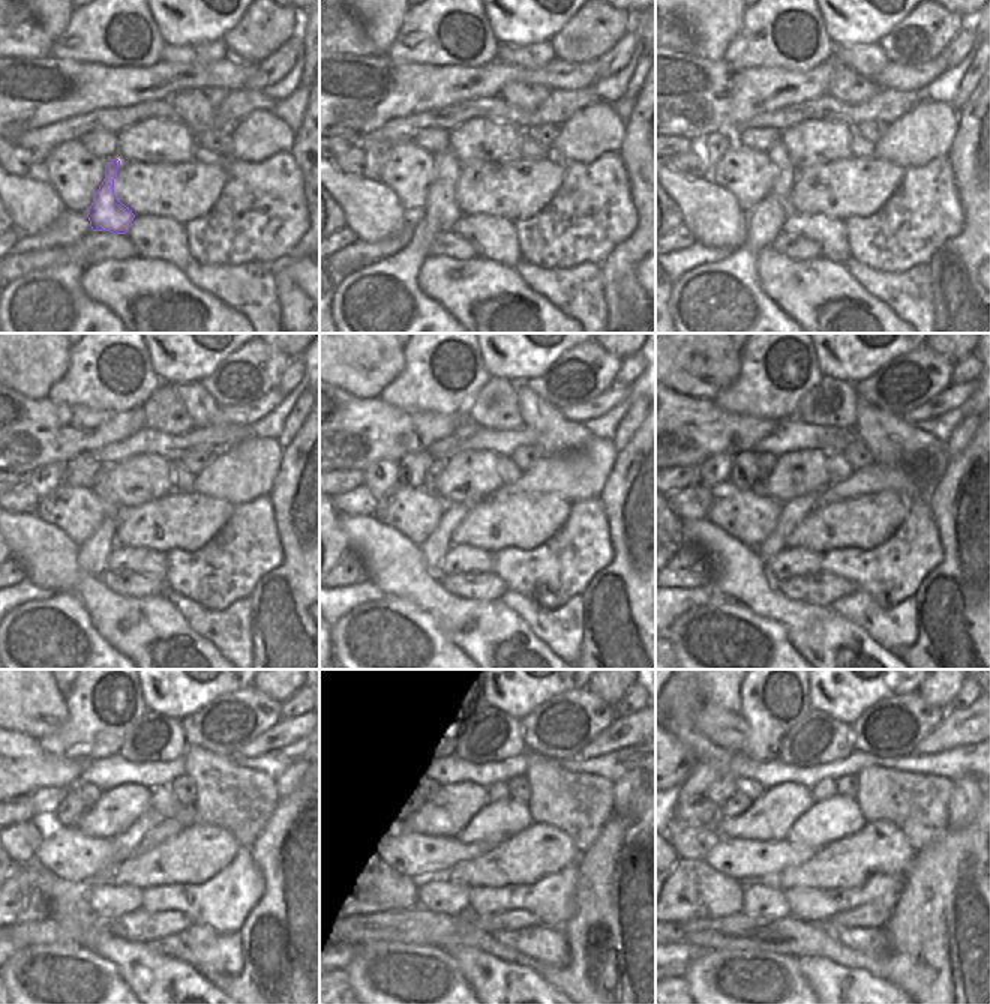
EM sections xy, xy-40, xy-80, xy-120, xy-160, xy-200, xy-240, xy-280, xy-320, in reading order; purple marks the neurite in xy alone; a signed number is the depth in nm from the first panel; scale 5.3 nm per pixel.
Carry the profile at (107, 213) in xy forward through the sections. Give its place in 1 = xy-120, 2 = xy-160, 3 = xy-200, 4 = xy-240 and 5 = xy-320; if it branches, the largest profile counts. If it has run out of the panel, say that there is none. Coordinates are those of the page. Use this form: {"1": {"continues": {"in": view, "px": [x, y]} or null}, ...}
{"1": {"continues": {"in": "xy-120", "px": [101, 488]}}, "2": {"continues": {"in": "xy-160", "px": [432, 473]}}, "3": {"continues": {"in": "xy-200", "px": [765, 461]}}, "4": {"continues": {"in": "xy-240", "px": [89, 794]}}, "5": {"continues": {"in": "xy-320", "px": [750, 788]}}}

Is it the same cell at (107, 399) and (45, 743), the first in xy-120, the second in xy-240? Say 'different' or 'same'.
same

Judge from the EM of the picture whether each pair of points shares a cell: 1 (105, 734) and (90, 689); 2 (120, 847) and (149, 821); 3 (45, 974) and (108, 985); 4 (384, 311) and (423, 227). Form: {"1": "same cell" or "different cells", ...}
{"1": "same cell", "2": "same cell", "3": "same cell", "4": "same cell"}

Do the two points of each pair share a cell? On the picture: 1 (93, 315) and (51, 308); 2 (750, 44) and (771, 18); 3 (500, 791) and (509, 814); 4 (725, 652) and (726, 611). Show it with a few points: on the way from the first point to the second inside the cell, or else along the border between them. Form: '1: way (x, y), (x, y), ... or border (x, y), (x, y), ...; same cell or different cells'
1: way (83, 315), (62, 315); same cell
2: way (753, 36), (764, 26); same cell
3: border (509, 797), (489, 803); different cells
4: way (725, 641), (726, 622); same cell

